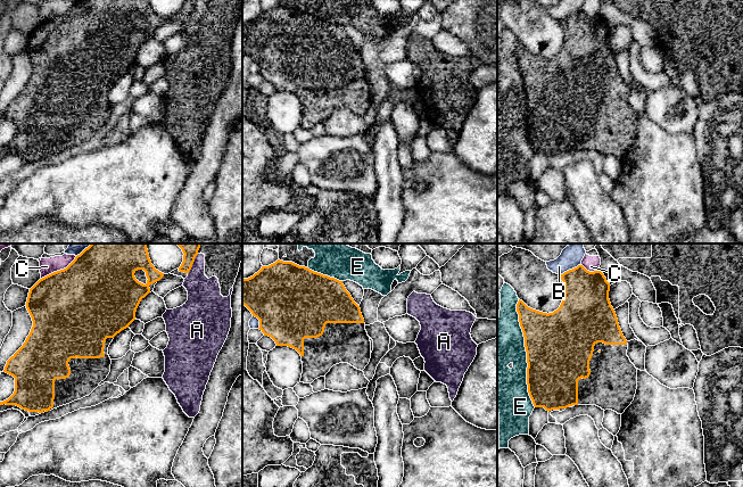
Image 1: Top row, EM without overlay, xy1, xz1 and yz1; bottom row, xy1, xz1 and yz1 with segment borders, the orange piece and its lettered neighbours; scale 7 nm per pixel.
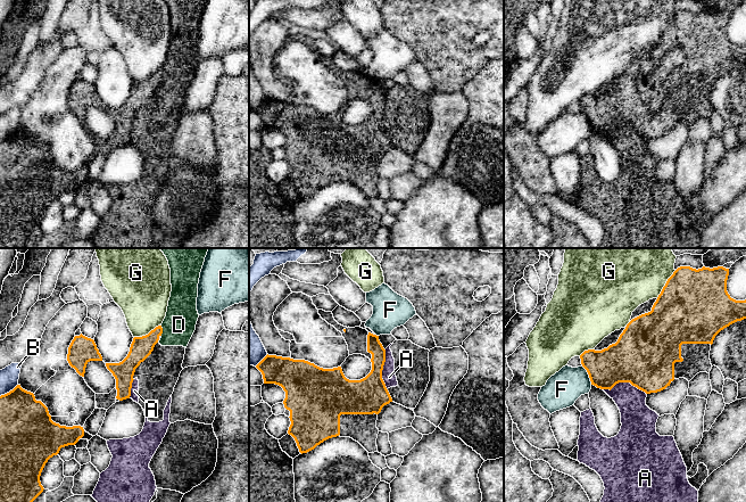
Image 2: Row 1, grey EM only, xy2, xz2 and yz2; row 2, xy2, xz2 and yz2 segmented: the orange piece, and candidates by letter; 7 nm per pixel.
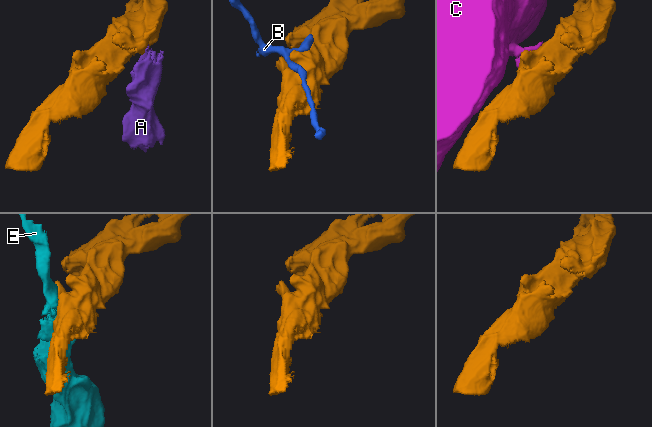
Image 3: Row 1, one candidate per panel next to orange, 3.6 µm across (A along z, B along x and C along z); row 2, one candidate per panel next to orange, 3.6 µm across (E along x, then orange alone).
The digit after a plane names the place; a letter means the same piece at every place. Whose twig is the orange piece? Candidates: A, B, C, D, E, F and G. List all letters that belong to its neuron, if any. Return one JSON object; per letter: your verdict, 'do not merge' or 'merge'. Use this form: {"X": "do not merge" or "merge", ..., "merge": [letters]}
{"A": "do not merge", "B": "do not merge", "C": "do not merge", "D": "do not merge", "E": "do not merge", "F": "do not merge", "G": "do not merge", "merge": []}

